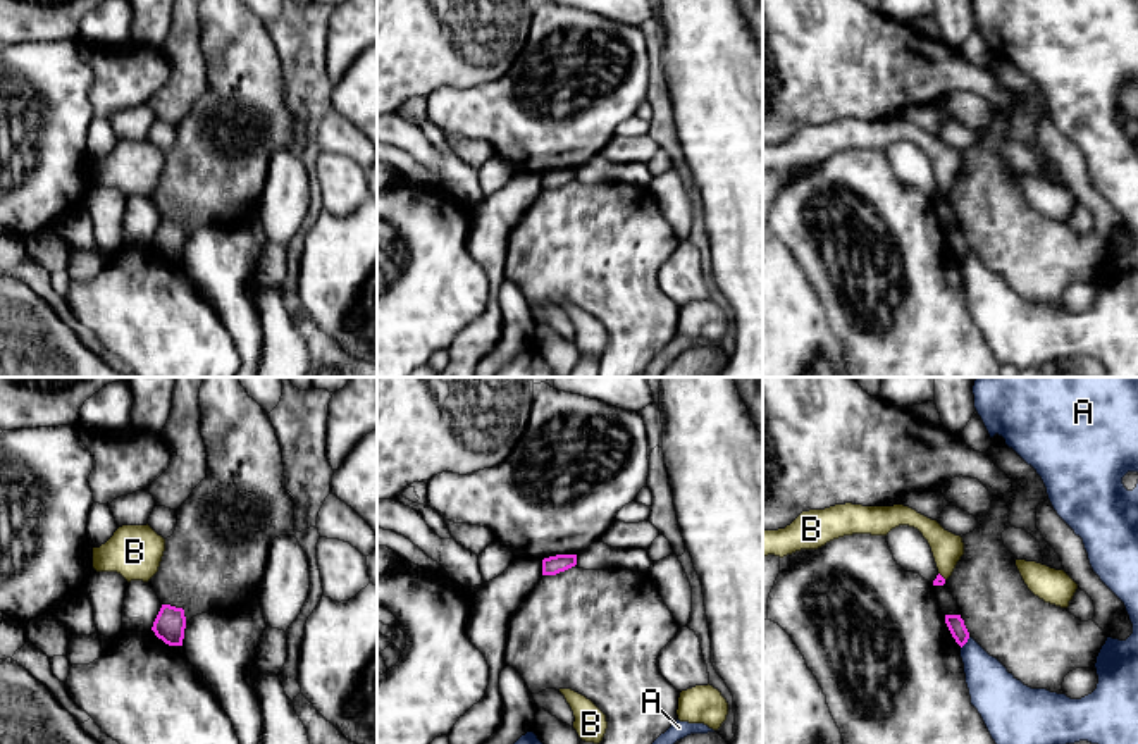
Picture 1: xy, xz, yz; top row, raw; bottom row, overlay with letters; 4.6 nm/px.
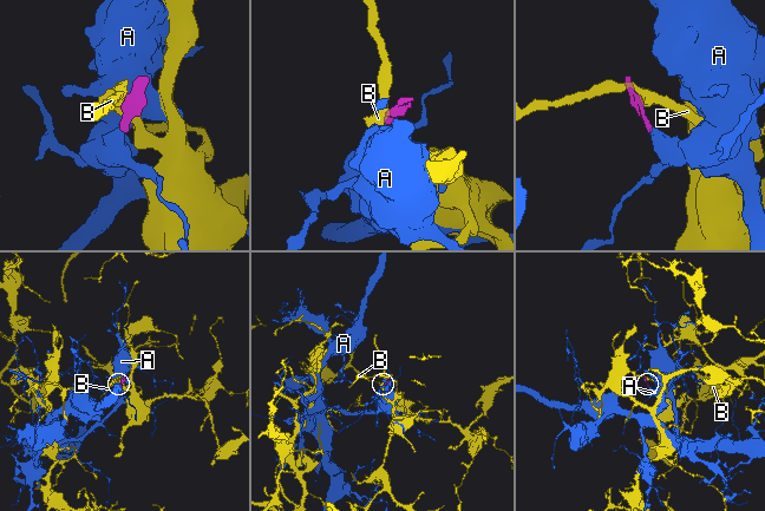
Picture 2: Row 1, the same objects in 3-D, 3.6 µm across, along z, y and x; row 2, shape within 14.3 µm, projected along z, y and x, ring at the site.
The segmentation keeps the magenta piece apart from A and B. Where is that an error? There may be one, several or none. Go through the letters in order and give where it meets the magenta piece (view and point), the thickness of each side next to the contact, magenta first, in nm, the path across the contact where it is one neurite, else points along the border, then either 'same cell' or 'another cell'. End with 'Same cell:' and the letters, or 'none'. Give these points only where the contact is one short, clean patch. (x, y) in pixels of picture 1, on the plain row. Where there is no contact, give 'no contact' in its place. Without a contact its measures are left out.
A: meets magenta in yz at (966, 255); 80 nm thick on the magenta side, 220 nm on the other; border along yz (970, 252), (961, 262); another cell
B: meets magenta in yz at (940, 190); 50 nm thick on the magenta side, 150 nm on the other; border along yz (939, 186), (946, 193); another cell
Same cell: none

